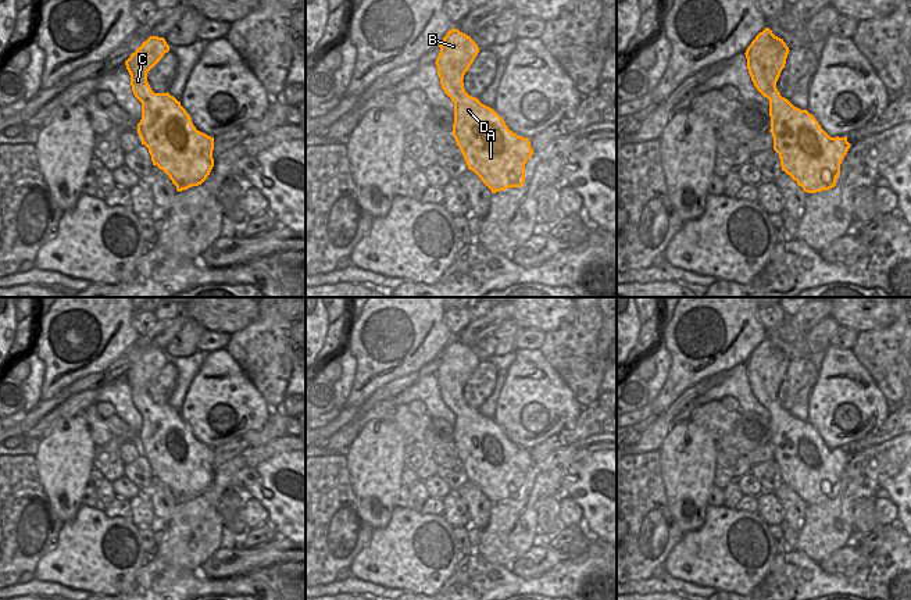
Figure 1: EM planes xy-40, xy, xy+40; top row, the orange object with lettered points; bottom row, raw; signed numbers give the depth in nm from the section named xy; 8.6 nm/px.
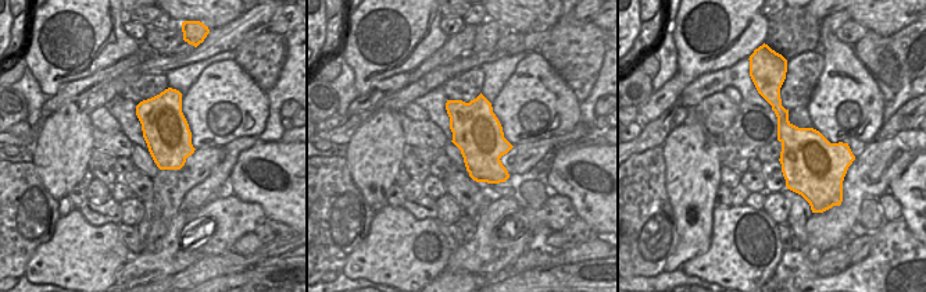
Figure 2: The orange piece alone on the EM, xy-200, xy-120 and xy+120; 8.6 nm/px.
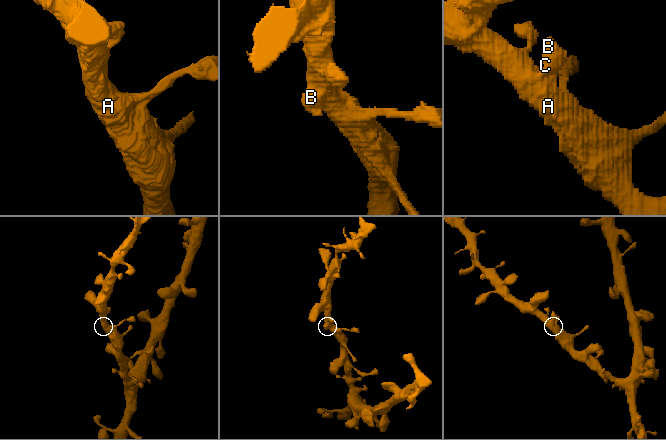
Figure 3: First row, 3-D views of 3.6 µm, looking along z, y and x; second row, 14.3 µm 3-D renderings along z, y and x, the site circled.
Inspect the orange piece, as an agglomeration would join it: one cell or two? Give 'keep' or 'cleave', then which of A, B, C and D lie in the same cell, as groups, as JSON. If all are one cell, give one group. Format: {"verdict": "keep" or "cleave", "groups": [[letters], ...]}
{"verdict": "keep", "groups": [["A", "B", "C", "D"]]}

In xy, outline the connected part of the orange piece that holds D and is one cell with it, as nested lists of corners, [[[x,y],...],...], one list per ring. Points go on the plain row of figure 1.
[[[454,339],[447,343],[439,358],[437,386],[442,400],[454,414],[453,447],[468,481],[474,482],[492,504],[508,499],[521,499],[525,493],[525,475],[533,465],[529,450],[510,442],[493,419],[482,415],[479,410],[469,407],[464,400],[464,386],[480,360],[471,347]]]

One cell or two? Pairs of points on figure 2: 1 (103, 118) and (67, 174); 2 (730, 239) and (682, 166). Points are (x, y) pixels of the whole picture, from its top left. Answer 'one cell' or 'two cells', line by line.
1: two cells
2: two cells

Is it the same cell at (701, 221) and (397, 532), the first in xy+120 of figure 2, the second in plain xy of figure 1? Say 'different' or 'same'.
different

